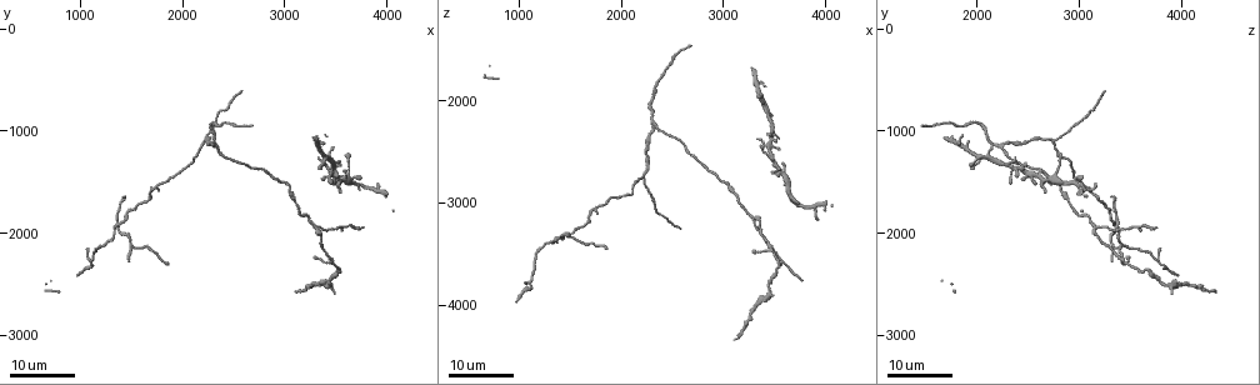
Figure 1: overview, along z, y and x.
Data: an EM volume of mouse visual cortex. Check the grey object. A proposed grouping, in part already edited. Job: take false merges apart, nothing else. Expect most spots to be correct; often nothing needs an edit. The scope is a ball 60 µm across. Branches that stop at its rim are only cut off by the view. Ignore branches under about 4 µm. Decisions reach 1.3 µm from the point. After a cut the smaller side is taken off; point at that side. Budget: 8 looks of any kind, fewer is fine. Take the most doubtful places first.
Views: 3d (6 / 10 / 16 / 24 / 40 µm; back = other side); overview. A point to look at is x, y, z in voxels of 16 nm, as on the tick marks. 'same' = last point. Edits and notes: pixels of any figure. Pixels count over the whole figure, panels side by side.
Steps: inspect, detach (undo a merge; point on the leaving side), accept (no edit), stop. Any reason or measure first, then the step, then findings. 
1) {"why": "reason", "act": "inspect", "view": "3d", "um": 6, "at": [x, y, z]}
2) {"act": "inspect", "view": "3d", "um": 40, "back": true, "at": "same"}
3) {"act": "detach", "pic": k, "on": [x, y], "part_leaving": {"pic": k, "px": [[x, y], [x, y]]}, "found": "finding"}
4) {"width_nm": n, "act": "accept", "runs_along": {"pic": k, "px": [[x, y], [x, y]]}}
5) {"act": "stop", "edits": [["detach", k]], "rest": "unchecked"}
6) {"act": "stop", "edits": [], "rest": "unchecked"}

{"why": "branch point", "act": "inspect", "view": "3d", "um": 16, "at": [2340, 1160, 2240]}

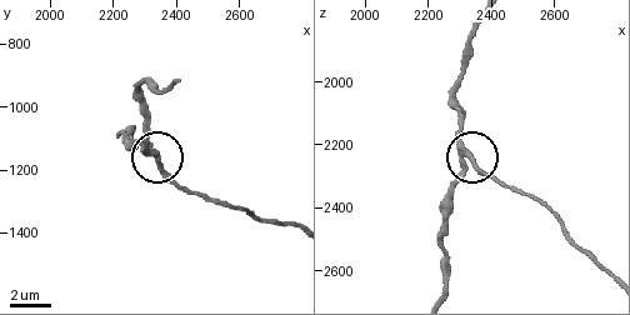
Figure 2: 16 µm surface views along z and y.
{"act": "inspect", "view": "3d", "um": 6, "at": [2330, 1160, 2250]}

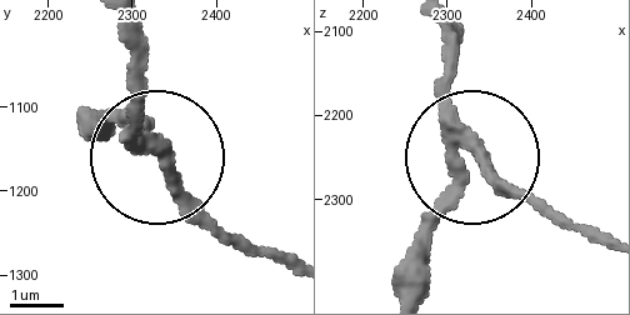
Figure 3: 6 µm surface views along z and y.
{"side_arm_um": 18, "arms": 3, "act": "accept", "found": "one neuron here"}

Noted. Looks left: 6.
{"why": "a fork", "act": "inspect", "view": "3d", "um": 24, "at": [3320, 1940, 3160]}

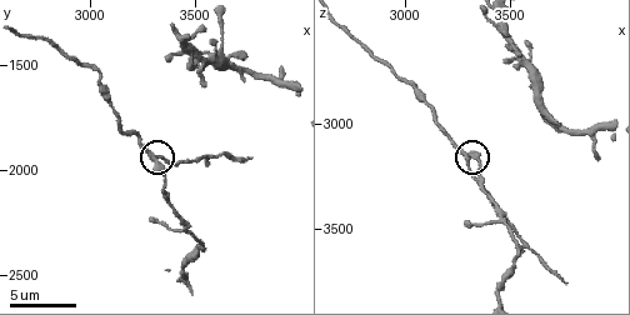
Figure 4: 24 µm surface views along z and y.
{"why": "zoom in", "act": "inspect", "view": "3d", "um": 6, "at": [3310, 1950, 3170]}

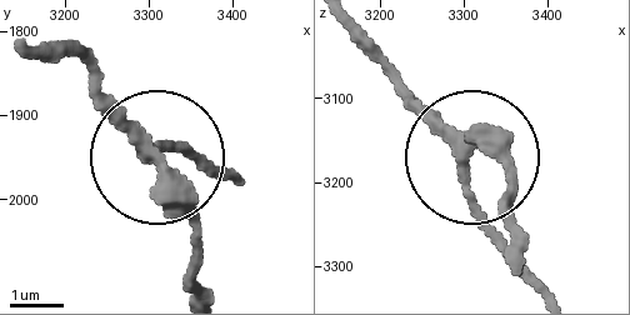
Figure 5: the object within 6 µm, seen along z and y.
{"act": "inspect", "view": "3d", "um": 6, "back": true, "at": [3295, 1945, 3170]}

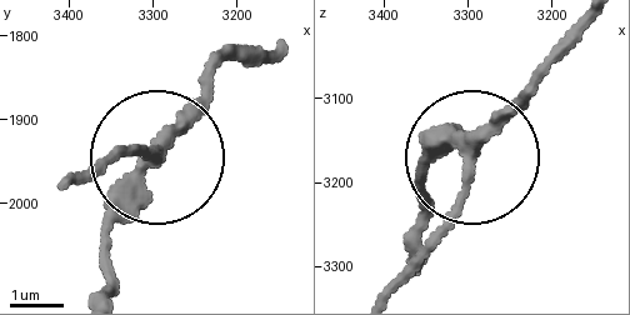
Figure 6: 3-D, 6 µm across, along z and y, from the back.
{"width_nm": 240, "act": "accept", "runs_along": {"pic": 6, "px": [[576, 29], [483, 136], [460, 204], [406, 266]]}, "found": "one neuron here"}

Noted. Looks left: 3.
{"why": "thin arm on a thick one", "act": "inspect", "view": "3d", "um": 16, "at": [2240, 1100, 2760]}

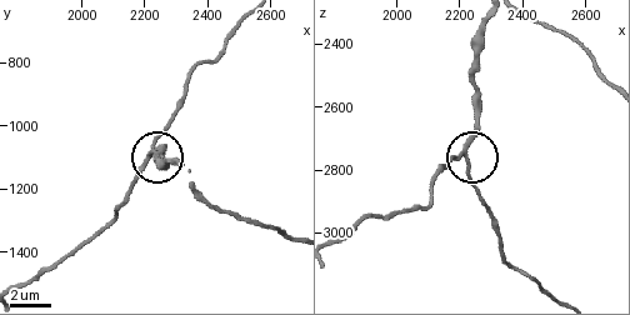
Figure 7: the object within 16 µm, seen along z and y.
{"act": "inspect", "view": "3d", "um": 6, "at": [2210, 1100, 2750]}

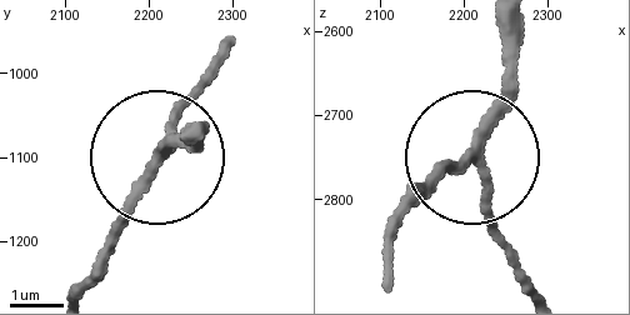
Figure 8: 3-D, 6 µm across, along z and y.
{"arms": 3, "act": "accept", "runs_along": {"pic": 8, "px": [[499, 50], [499, 114], [476, 168], [490, 234], [526, 284]]}, "found": "continuous, no second neuron"}

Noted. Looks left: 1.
{"act": "stop", "edits": [], "rest": "unchecked"}

